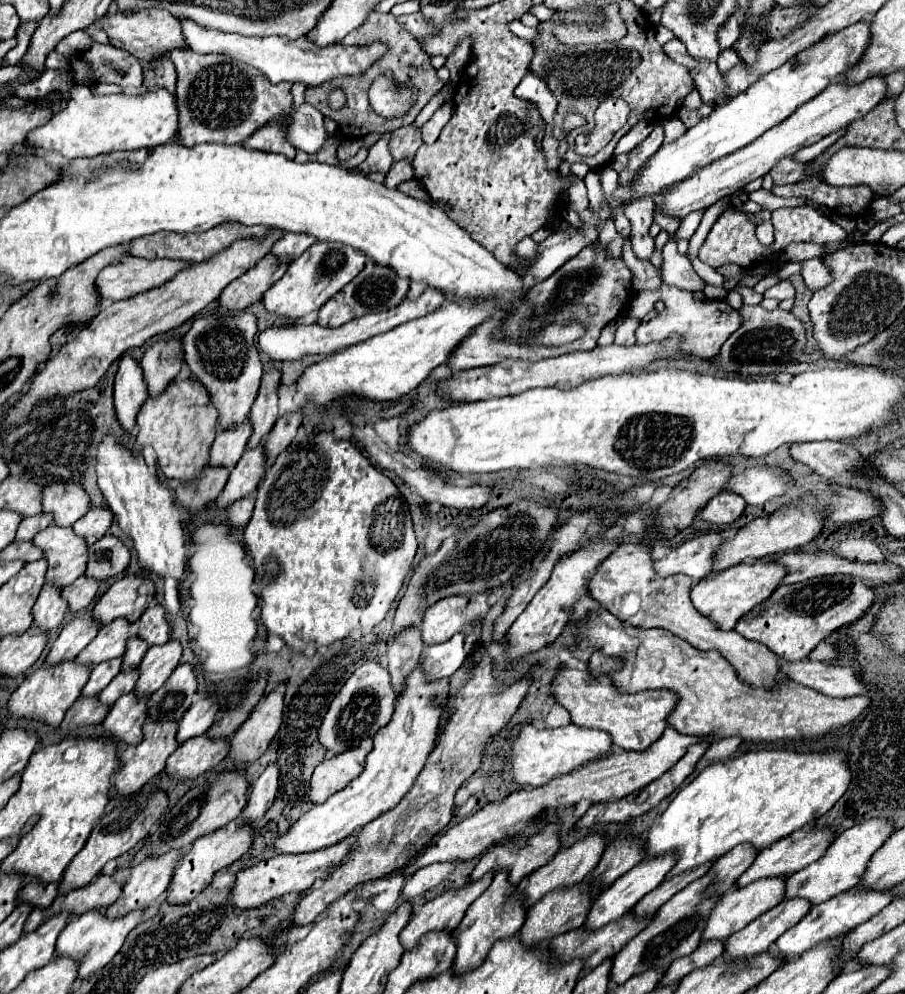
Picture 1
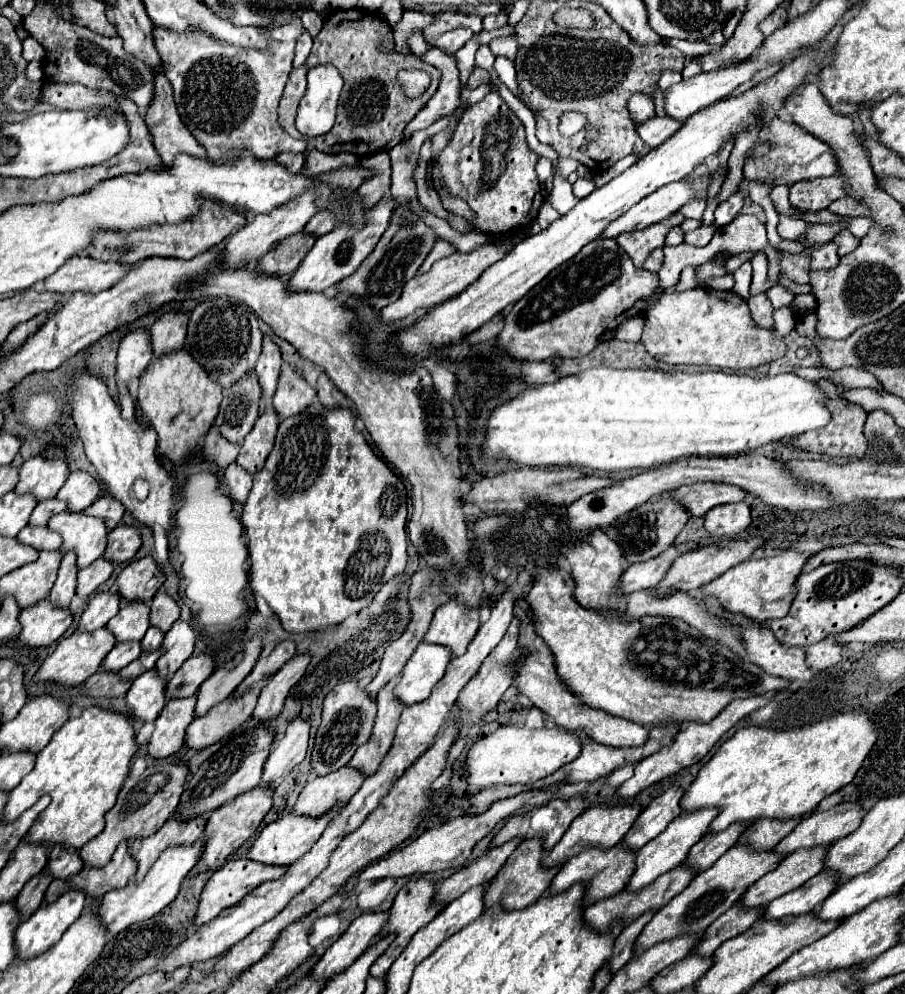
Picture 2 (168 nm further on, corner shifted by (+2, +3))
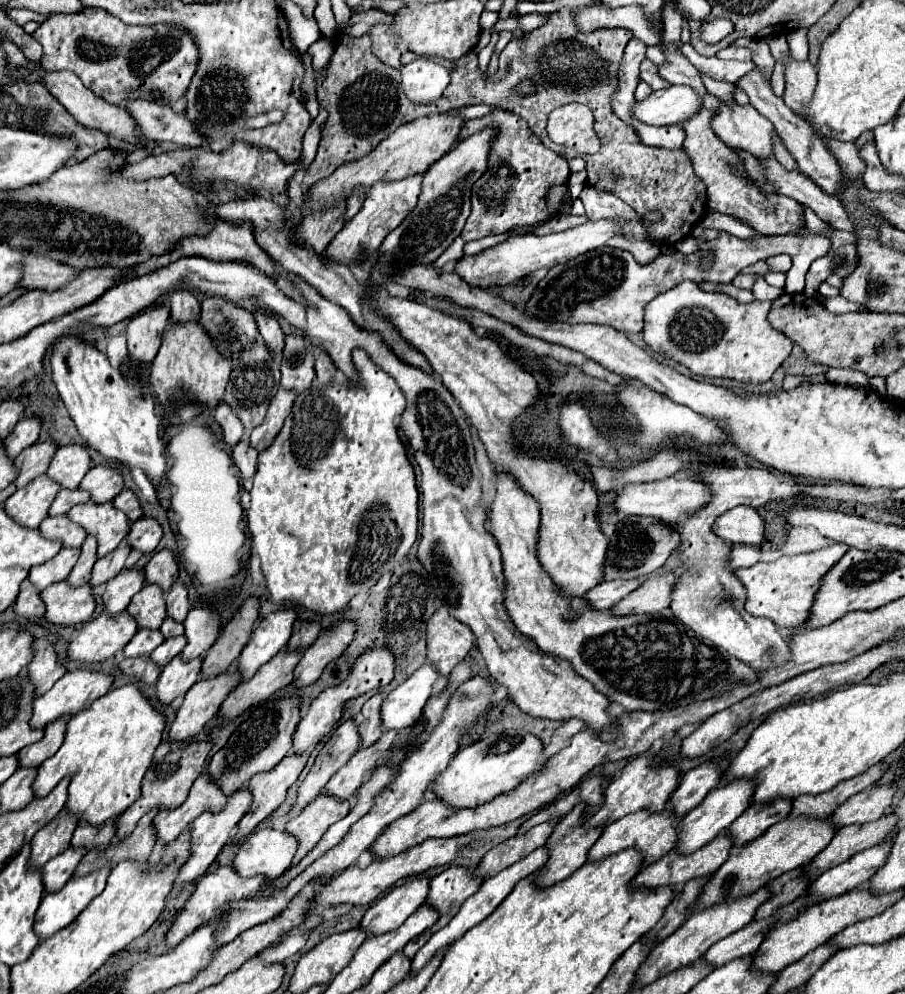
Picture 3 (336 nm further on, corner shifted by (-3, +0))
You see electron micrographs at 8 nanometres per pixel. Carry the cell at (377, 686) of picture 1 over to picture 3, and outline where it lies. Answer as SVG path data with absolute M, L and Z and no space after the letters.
M354 719L342 721L332 737L320 749L310 773L298 789L296 807L306 807L330 781L330 777L342 769L358 751L358 725Z

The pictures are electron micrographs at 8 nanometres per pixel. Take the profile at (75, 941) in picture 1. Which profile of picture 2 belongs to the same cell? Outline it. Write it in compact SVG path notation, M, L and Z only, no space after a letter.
M197 840L189 846L181 846L181 844L179 846L169 846L161 852L157 862L149 868L149 872L143 876L141 882L129 880L127 886L107 892L99 902L99 916L107 924L109 934L111 936L119 934L121 930L125 930L127 926L131 926L135 922L149 920L149 916L155 916L167 904L171 904L175 900L175 896L179 894L181 882L185 880L185 876L195 868L197 860L201 858L201 852L203 852L203 840Z

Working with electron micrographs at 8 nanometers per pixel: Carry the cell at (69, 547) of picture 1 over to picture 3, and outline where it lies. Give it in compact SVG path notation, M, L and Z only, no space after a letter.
M82 503L78 507L72 507L66 517L74 523L78 523L86 535L94 535L98 541L98 559L106 557L110 551L114 551L120 541L128 535L130 523L126 515L112 507L112 503L96 505L96 503Z

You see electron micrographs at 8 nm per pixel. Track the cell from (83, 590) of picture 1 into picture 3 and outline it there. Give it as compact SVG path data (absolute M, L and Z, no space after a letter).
M122 541L112 553L108 553L106 557L98 559L94 563L92 569L92 577L90 577L90 587L98 587L102 583L106 583L110 577L116 577L122 569L124 569L124 561L130 555L130 547L126 541Z

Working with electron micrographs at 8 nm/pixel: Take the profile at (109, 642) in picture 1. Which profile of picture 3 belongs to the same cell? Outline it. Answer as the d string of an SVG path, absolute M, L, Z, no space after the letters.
M144 585L140 593L136 593L128 605L128 615L134 617L140 629L160 629L166 619L164 609L164 593L156 585Z

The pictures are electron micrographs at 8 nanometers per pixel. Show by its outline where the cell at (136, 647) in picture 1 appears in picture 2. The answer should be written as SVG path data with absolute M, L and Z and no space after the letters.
M151 626L151 628L147 630L147 634L145 634L145 638L141 640L145 652L153 652L153 650L157 650L157 648L161 646L163 638L165 638L165 632L159 630L159 628L155 628L155 626Z

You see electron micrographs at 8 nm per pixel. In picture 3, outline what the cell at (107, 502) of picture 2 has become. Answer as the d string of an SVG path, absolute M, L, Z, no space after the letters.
M122 491L120 495L116 495L116 497L112 499L112 503L114 503L114 507L118 507L120 511L126 513L126 517L128 517L130 523L134 523L136 519L142 517L140 503L138 503L138 499L136 499L136 495L134 495L132 491Z

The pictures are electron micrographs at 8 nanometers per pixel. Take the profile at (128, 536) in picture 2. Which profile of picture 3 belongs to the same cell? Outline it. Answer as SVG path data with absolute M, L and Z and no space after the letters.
M140 517L130 525L130 533L126 537L128 545L140 553L152 553L162 537L162 529L152 517Z

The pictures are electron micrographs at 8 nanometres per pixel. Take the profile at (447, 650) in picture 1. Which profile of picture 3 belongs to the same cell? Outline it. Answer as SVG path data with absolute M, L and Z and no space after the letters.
M428 663L398 685L382 703L382 731L404 731L420 719L420 711L432 695L432 685L438 681L438 669Z

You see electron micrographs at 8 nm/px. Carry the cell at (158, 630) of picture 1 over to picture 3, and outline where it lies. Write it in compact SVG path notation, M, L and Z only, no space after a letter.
M174 583L164 597L166 597L166 613L168 613L168 617L178 621L178 623L182 623L186 619L188 609L190 609L188 591L184 589L184 585L182 583Z

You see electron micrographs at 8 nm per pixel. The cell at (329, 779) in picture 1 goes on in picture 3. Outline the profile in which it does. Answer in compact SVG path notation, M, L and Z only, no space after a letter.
M322 791L296 817L292 817L286 823L286 831L298 837L300 843L292 865L298 863L304 855L308 855L308 851L314 849L316 843L322 839L326 829L338 819L346 817L348 811L350 811L348 799L334 799L334 795L326 795L326 791Z

